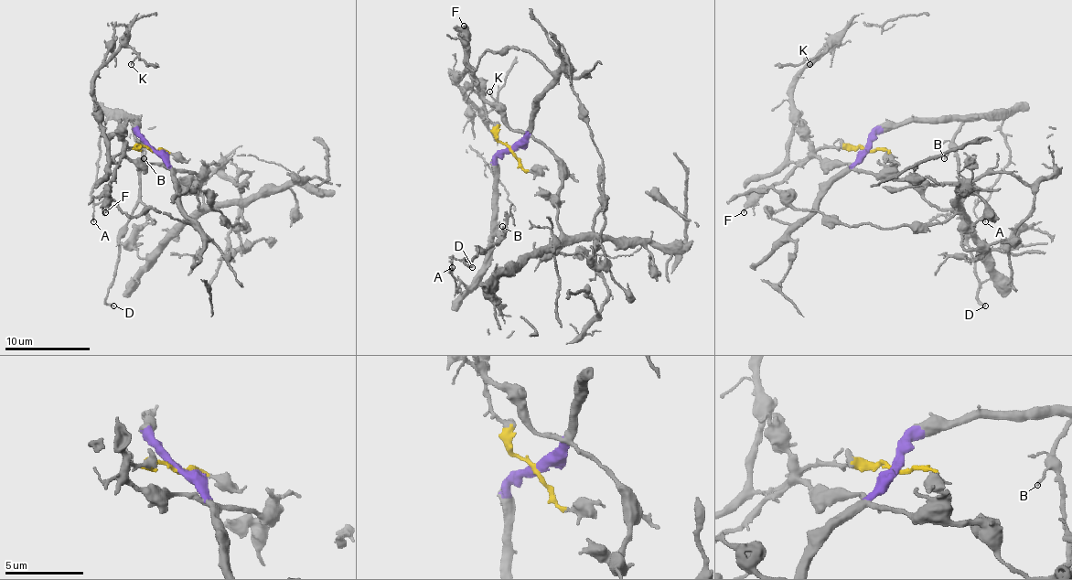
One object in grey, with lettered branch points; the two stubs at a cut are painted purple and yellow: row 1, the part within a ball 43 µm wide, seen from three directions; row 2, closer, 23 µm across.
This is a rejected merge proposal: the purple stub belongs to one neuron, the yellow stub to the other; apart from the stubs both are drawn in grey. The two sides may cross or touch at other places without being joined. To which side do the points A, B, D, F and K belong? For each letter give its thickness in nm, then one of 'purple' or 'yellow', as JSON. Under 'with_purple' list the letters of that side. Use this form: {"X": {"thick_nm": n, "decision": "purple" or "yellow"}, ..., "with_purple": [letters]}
{"A": {"thick_nm": 130, "decision": "purple"}, "B": {"thick_nm": 160, "decision": "purple"}, "D": {"thick_nm": 150, "decision": "purple"}, "F": {"thick_nm": 240, "decision": "yellow"}, "K": {"thick_nm": 110, "decision": "yellow"}, "with_purple": ["A", "B", "D"]}

